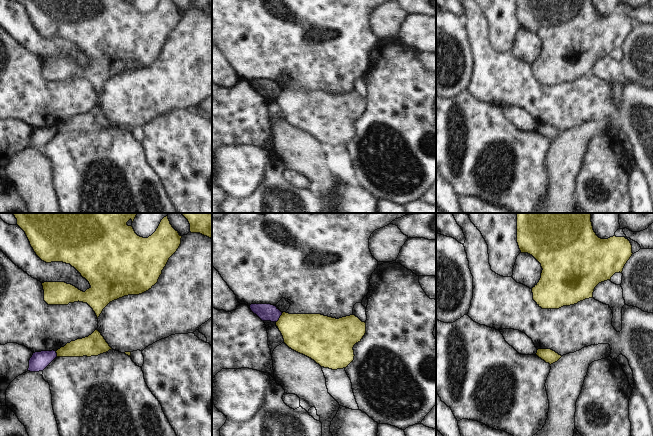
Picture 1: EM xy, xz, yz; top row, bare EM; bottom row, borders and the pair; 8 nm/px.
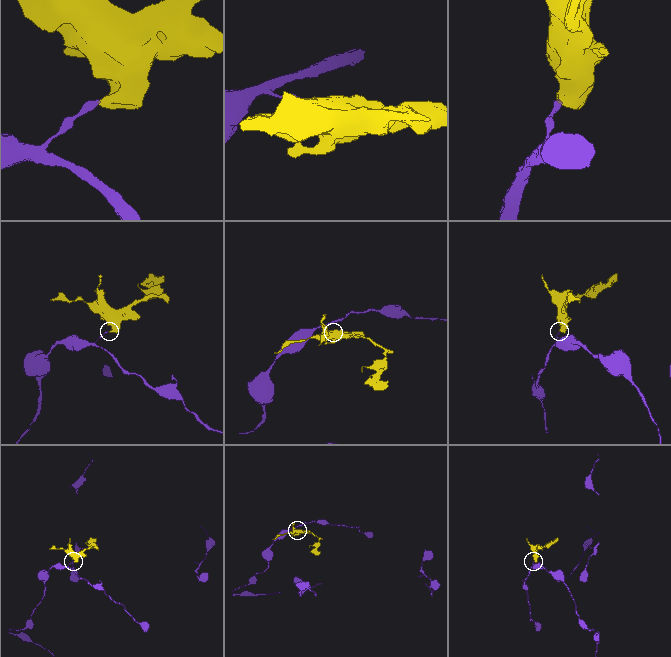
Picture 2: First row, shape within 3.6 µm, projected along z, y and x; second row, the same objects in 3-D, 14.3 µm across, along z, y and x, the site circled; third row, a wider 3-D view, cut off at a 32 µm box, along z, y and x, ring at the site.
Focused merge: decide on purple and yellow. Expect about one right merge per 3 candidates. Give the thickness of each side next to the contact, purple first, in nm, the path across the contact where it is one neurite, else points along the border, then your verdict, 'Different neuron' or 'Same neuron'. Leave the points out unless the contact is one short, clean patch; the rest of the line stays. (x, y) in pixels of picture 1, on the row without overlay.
Thickness 140 nm (purple) against 320 nm. Boundary: xz (282, 89), (276, 98). Different neuron.

